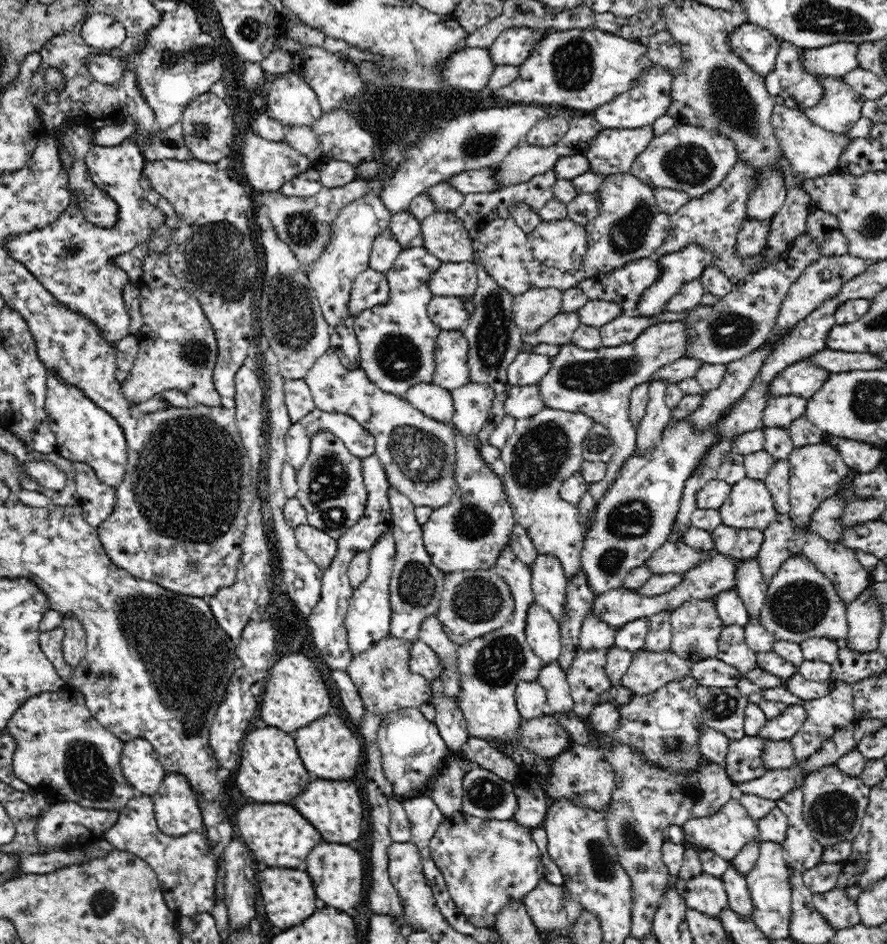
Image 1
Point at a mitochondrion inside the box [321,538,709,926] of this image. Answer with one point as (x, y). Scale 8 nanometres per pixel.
(499, 660)

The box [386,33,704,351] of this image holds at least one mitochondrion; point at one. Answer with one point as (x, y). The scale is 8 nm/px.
(572, 64)

